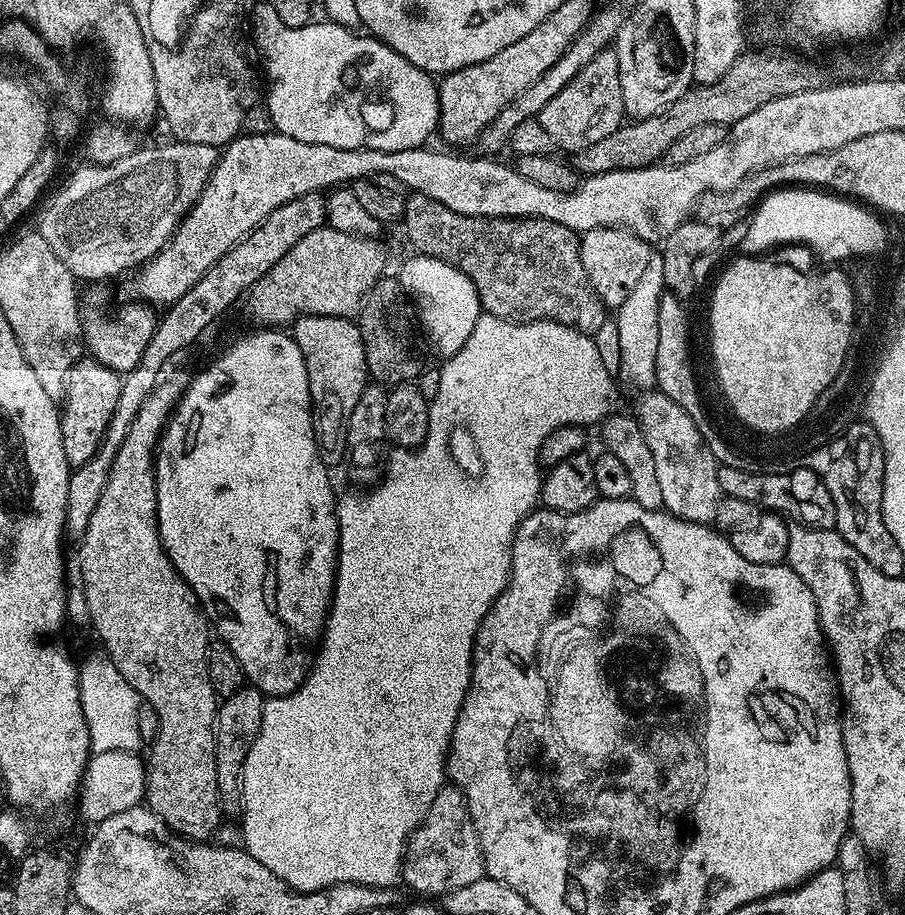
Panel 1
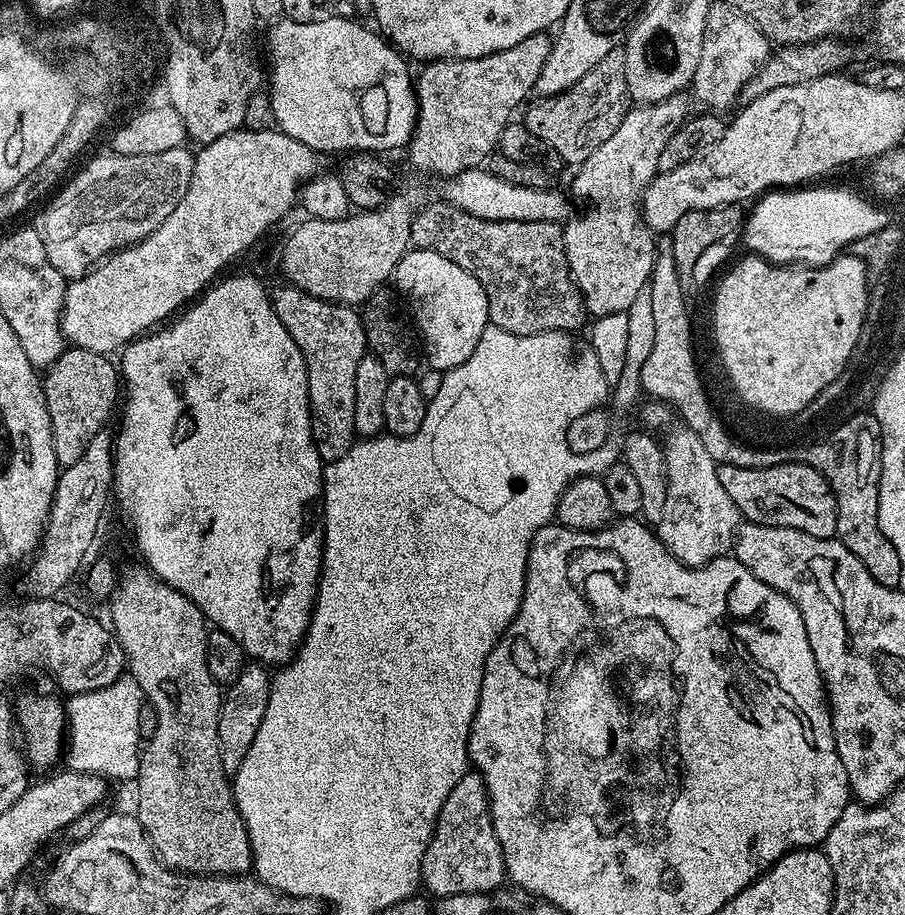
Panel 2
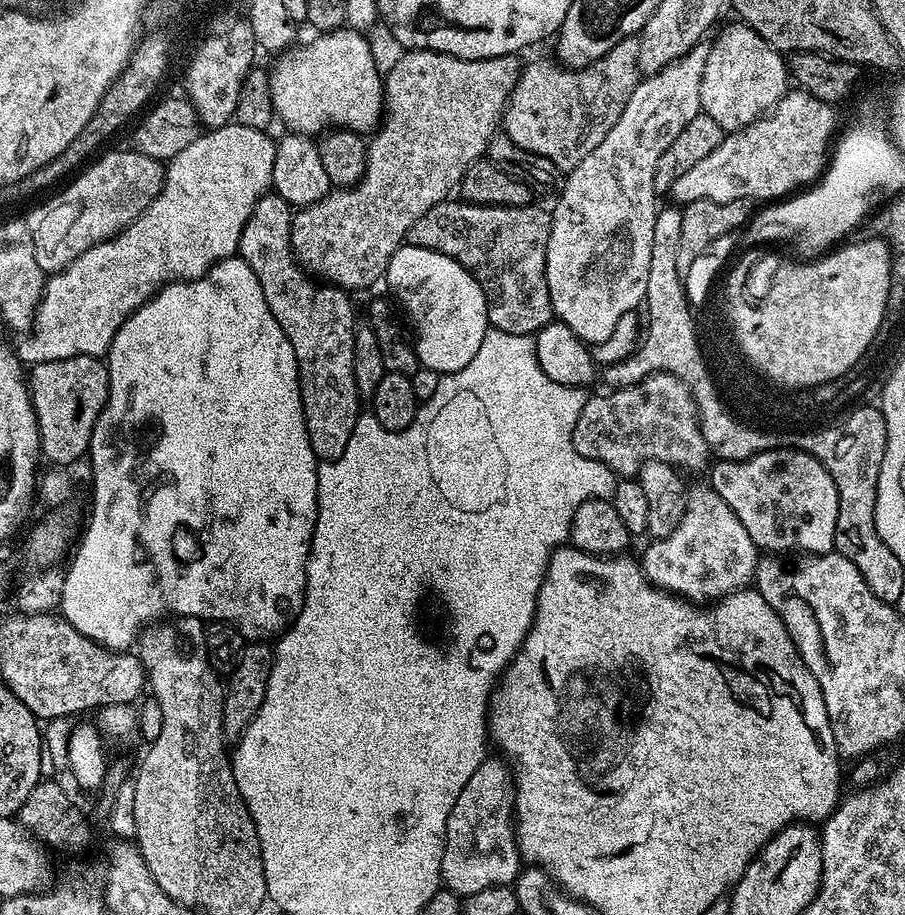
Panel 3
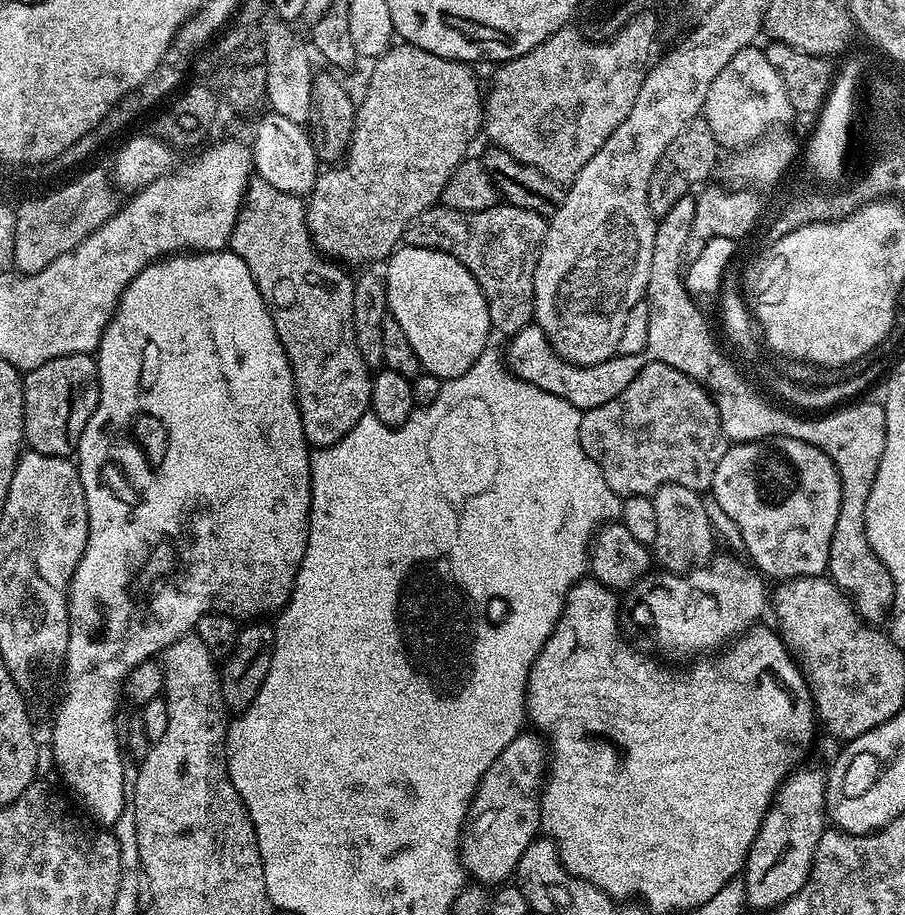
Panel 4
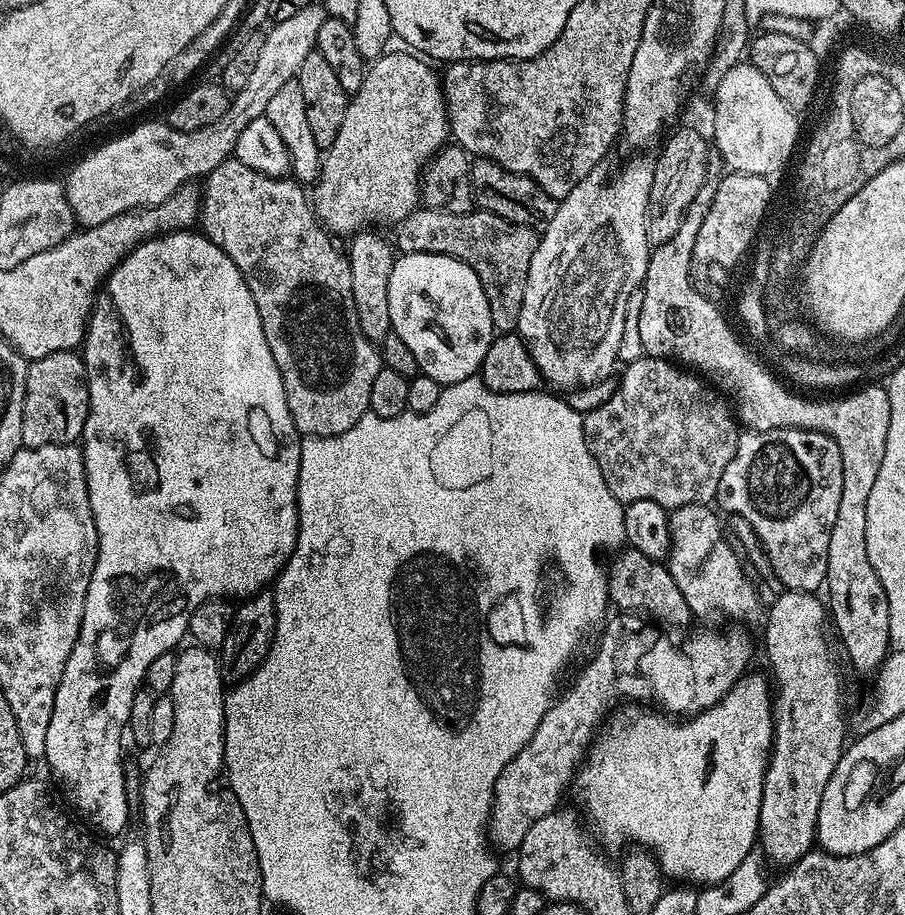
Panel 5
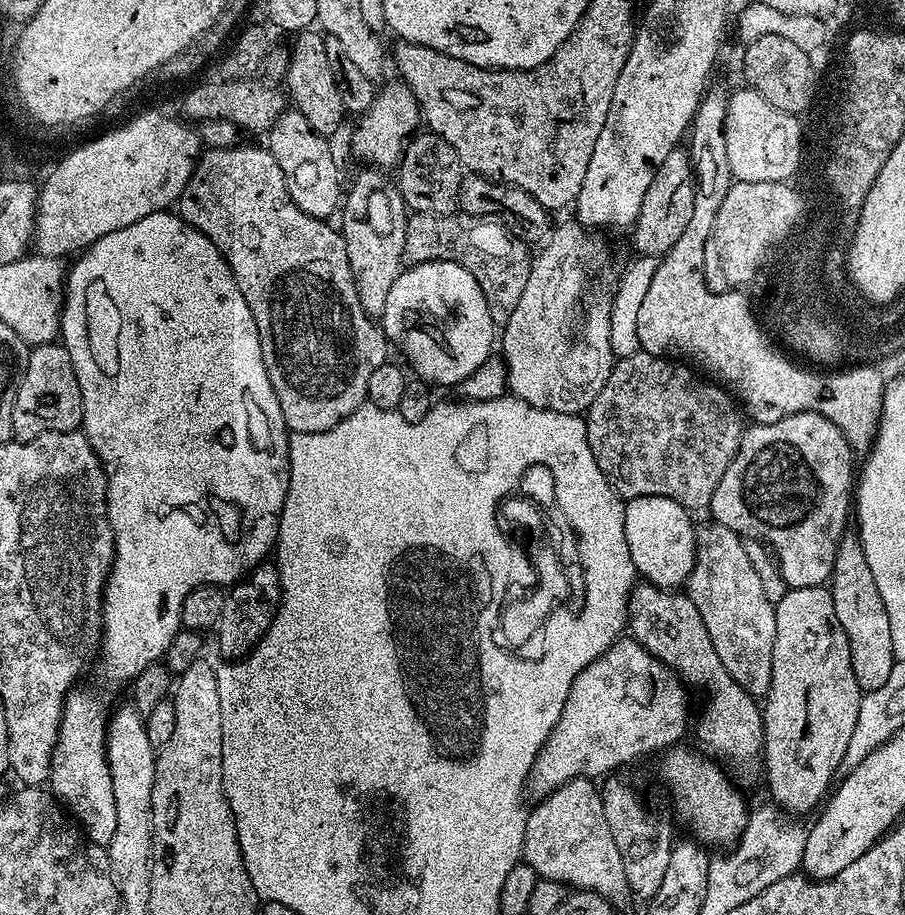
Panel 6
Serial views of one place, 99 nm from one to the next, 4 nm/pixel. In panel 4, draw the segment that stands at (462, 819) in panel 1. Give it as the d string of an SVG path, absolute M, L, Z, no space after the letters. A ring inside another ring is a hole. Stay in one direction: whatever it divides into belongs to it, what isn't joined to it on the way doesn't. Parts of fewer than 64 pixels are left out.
M521 731L520 735L514 738L514 742L510 742L510 746L506 746L506 750L502 750L502 754L494 758L494 762L490 762L490 770L486 770L476 793L472 795L468 819L464 821L464 828L460 831L460 864L473 881L485 886L505 883L515 873L518 858L522 858L522 850L526 850L526 846L530 846L530 842L537 839L541 831L540 793L550 752L545 741L535 731L528 731Z

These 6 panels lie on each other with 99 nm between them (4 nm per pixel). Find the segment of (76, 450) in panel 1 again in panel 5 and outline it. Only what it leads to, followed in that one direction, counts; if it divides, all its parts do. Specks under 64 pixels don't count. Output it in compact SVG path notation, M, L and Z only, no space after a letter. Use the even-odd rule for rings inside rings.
M79 351L55 352L31 361L26 374L22 438L30 448L43 444L76 444L88 417L88 377Z

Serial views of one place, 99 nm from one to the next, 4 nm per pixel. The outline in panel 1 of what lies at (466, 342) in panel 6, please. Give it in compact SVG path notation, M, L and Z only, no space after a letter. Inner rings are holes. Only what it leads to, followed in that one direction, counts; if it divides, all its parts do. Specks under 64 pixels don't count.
M412 254L412 257L401 266L398 279L414 305L423 339L425 336L432 343L433 350L440 358L458 354L458 350L466 346L466 338L470 338L474 322L478 322L482 314L474 282L470 282L470 278L462 274L462 270L433 256L419 254Z

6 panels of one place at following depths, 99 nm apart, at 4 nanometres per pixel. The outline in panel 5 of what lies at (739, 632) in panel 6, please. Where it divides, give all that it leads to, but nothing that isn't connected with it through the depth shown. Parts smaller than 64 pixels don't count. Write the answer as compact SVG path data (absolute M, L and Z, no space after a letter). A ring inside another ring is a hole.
M687 504L678 506L668 512L668 555L666 567L678 582L678 590L682 590L682 598L686 598L686 606L690 606L693 617L697 621L708 624L704 626L720 626L723 620L752 620L760 608L760 596L756 588L744 577L744 568L740 565L740 556L728 545L724 537L724 528L720 525L721 517L707 504Z

